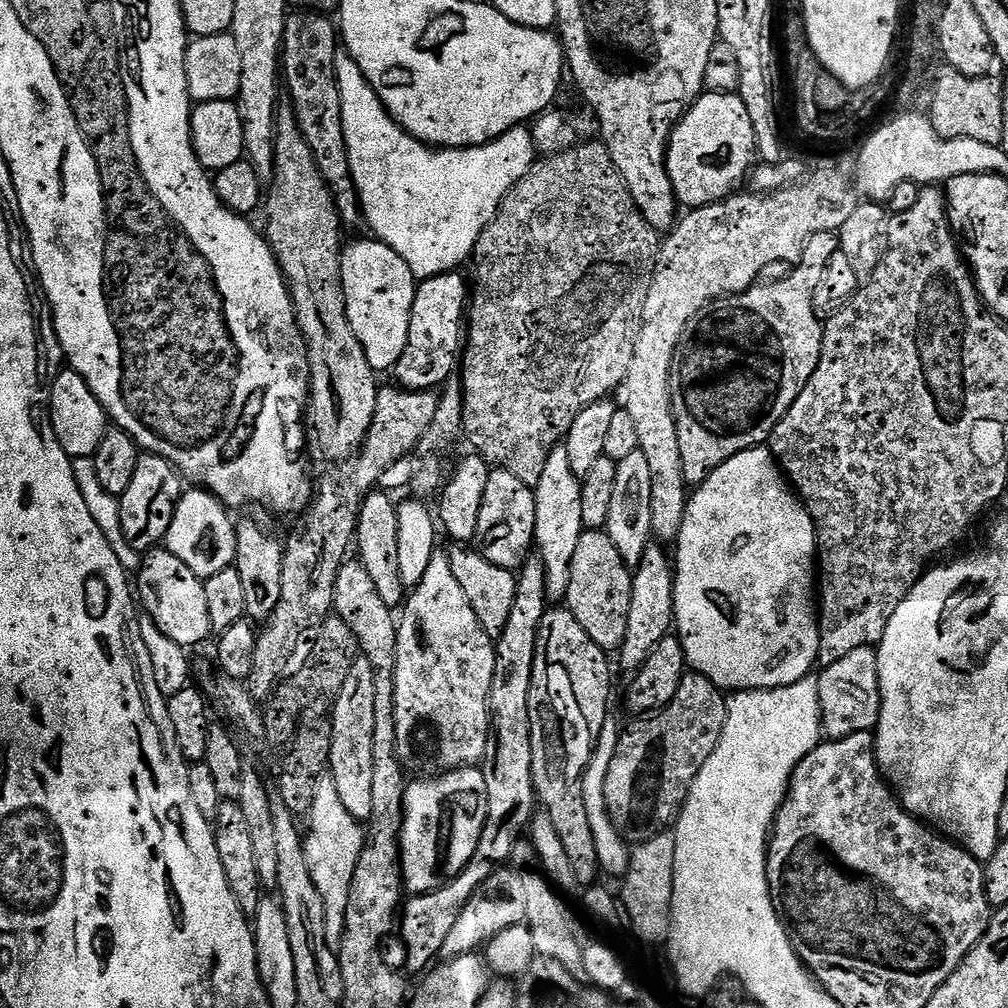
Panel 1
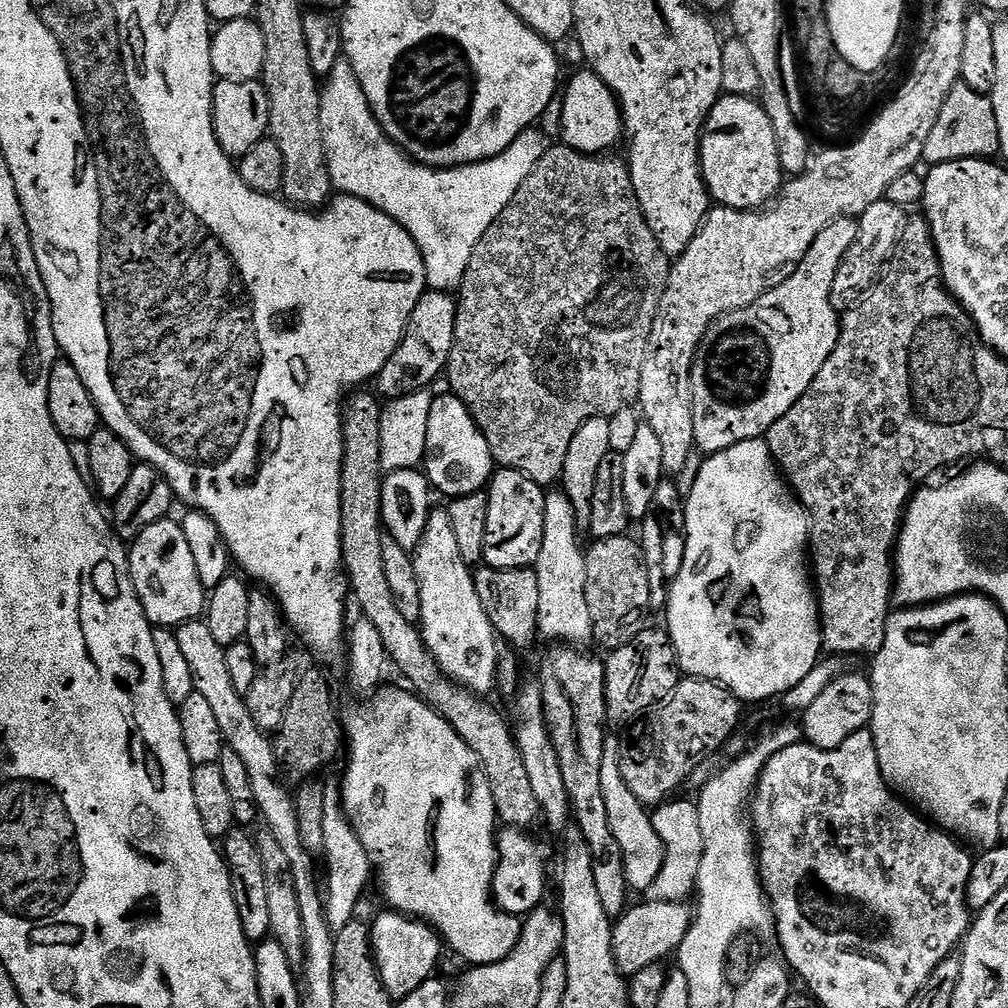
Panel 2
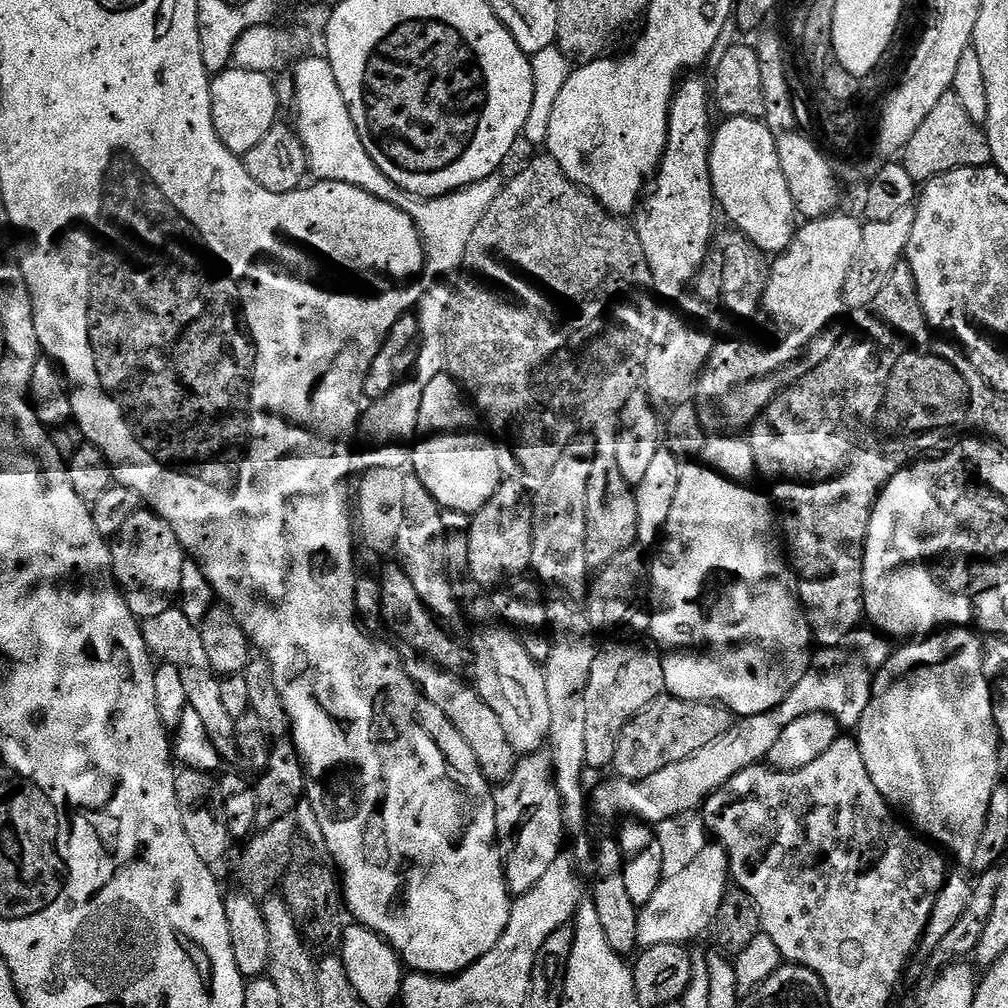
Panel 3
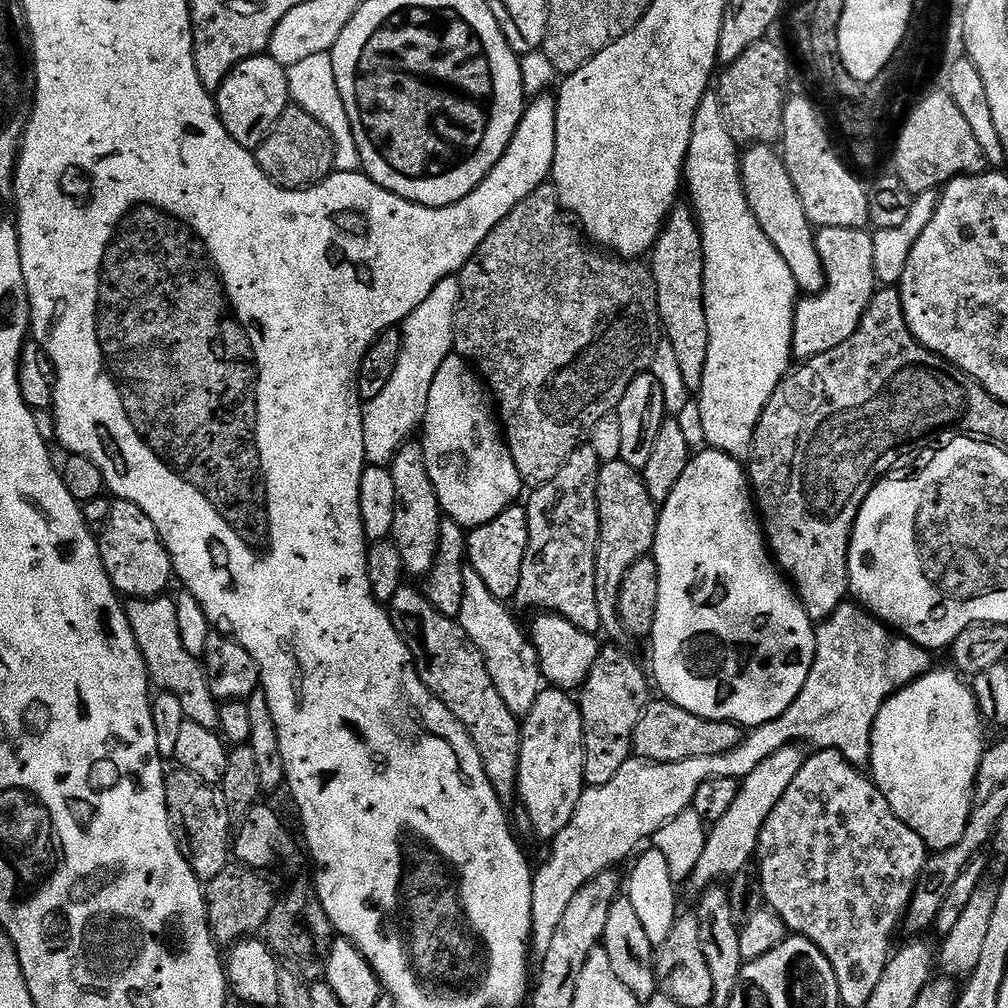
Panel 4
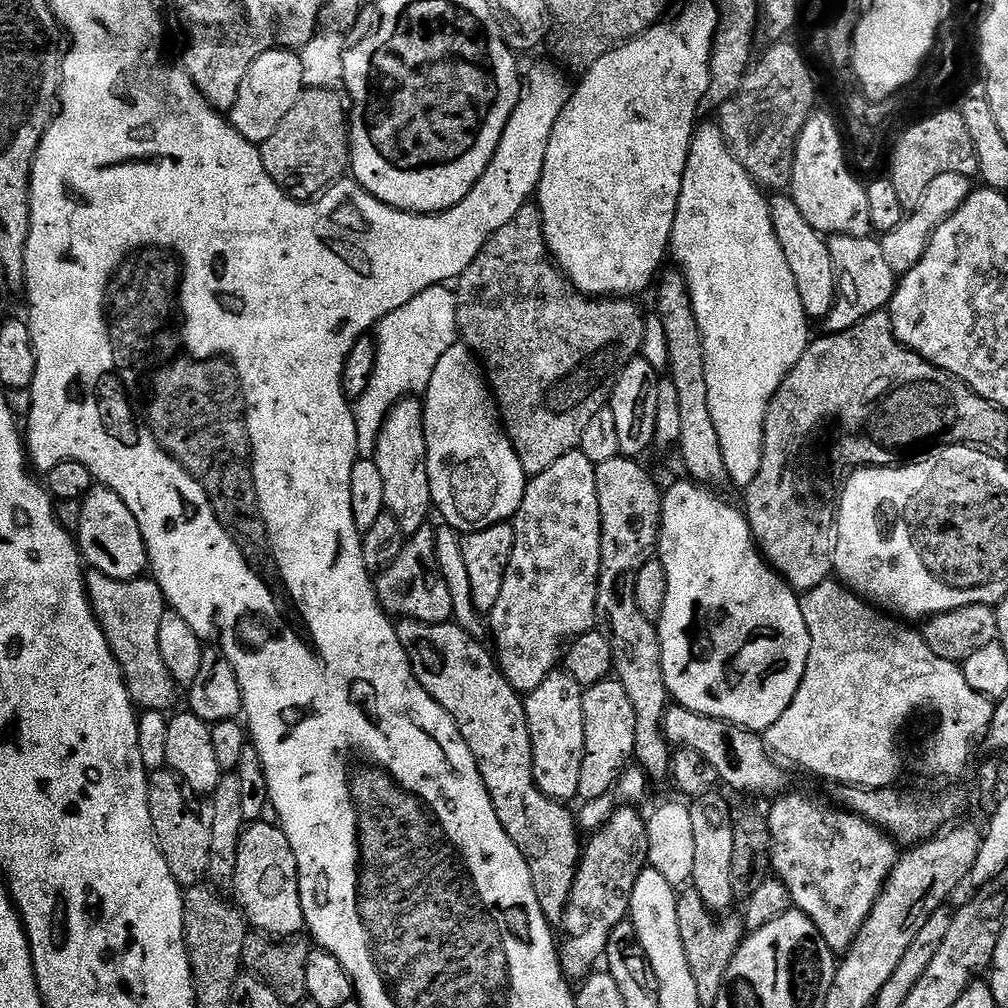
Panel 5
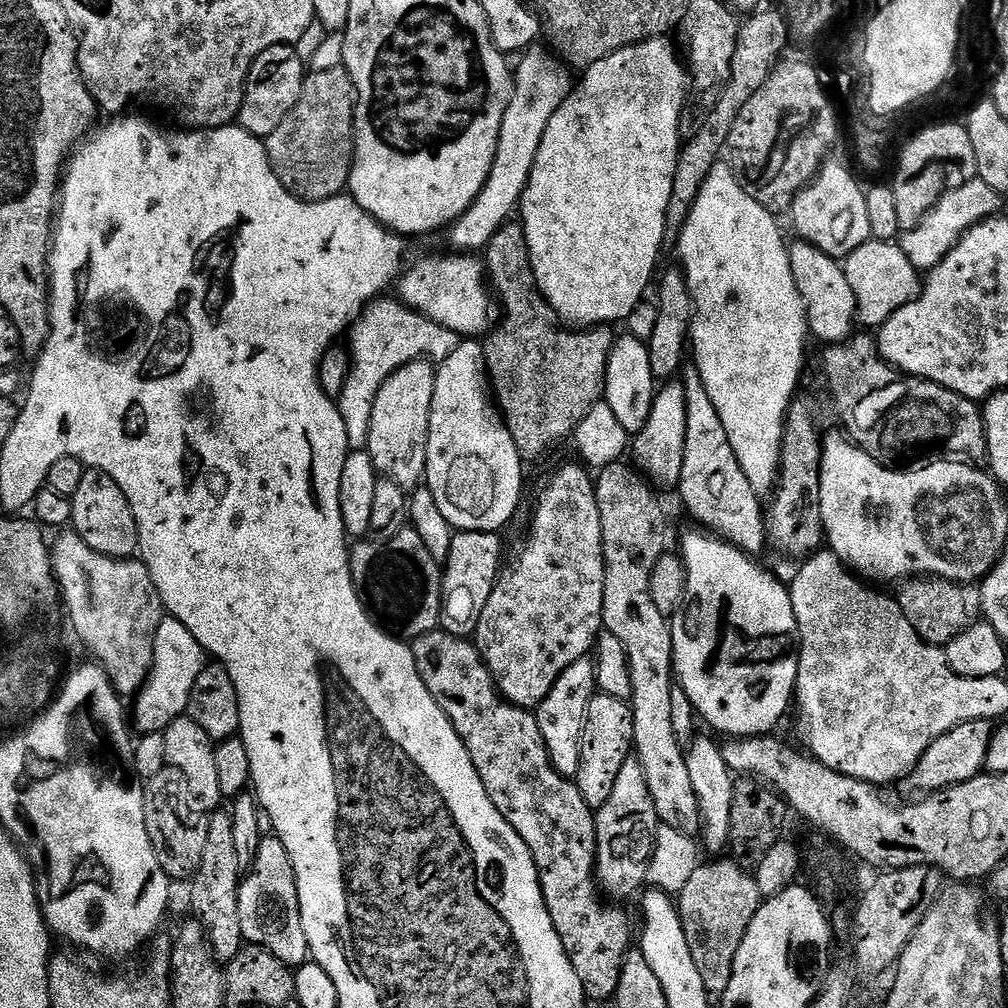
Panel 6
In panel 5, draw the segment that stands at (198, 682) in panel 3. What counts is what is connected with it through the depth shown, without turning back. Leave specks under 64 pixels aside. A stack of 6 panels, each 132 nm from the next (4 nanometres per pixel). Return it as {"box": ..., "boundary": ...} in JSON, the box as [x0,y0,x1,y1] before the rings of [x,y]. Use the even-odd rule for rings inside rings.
{"box":[86,571,176,710],"boundary":[[[89,571],[86,576],[88,597],[94,614],[110,642],[110,650],[128,683],[128,693],[140,710],[175,709],[176,679],[170,674],[162,658],[158,630],[166,610],[162,590],[151,578],[115,580],[101,572]]]}

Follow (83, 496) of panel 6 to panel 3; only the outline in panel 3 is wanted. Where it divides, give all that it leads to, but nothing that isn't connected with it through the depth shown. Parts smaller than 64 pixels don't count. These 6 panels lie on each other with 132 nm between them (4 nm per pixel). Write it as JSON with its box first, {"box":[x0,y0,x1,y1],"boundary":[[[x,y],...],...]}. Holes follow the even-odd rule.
{"box":[110,510,186,621],"boundary":[[[151,510],[136,512],[134,518],[128,519],[126,526],[122,526],[110,547],[116,587],[124,593],[126,606],[130,606],[136,617],[141,621],[149,620],[177,603],[186,553],[164,519]]]}

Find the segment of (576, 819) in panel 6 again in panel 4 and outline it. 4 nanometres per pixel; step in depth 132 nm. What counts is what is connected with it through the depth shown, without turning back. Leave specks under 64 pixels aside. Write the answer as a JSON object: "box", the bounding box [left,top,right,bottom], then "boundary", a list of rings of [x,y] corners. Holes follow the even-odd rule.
{"box":[387,584,522,802],"boundary":[[[409,584],[402,585],[388,603],[387,609],[388,617],[393,622],[394,628],[408,643],[422,682],[443,702],[446,710],[450,710],[450,714],[454,714],[454,718],[458,718],[458,722],[464,727],[472,744],[478,750],[480,761],[486,770],[486,778],[495,790],[496,796],[502,802],[515,801],[517,799],[516,779],[518,778],[522,724],[517,716],[508,709],[506,702],[502,702],[502,694],[498,694],[498,690],[486,670],[486,662],[472,647],[468,635],[462,630],[460,624],[453,617],[442,615],[440,611],[434,610],[427,597],[418,588],[414,589]]]}

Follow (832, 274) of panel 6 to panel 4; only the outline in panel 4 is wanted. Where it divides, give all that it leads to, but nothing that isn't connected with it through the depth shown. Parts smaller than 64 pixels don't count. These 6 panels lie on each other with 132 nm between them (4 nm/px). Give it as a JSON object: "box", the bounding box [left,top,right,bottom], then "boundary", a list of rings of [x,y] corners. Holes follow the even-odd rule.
{"box":[740,144,826,296],"boundary":[[[766,144],[749,147],[740,161],[740,177],[746,190],[746,202],[750,202],[750,210],[754,218],[758,218],[758,226],[762,226],[766,238],[774,242],[778,254],[786,258],[786,266],[790,266],[790,274],[794,274],[797,289],[817,296],[826,286],[826,274],[818,254],[816,232],[806,218],[806,210],[802,210],[802,198],[798,198],[798,190],[794,190],[794,182],[790,182],[783,155]]]}

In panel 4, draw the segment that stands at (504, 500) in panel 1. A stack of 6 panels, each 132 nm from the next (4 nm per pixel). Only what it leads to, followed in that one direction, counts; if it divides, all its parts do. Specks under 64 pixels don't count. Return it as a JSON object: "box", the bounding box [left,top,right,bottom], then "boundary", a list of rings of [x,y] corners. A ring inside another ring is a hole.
{"box":[466,506,528,601],"boundary":[[[513,506],[502,510],[498,518],[471,529],[466,536],[466,560],[482,578],[482,583],[494,594],[494,598],[511,601],[518,590],[518,578],[522,576],[522,558],[526,558],[528,545],[528,514],[523,507]]]}

